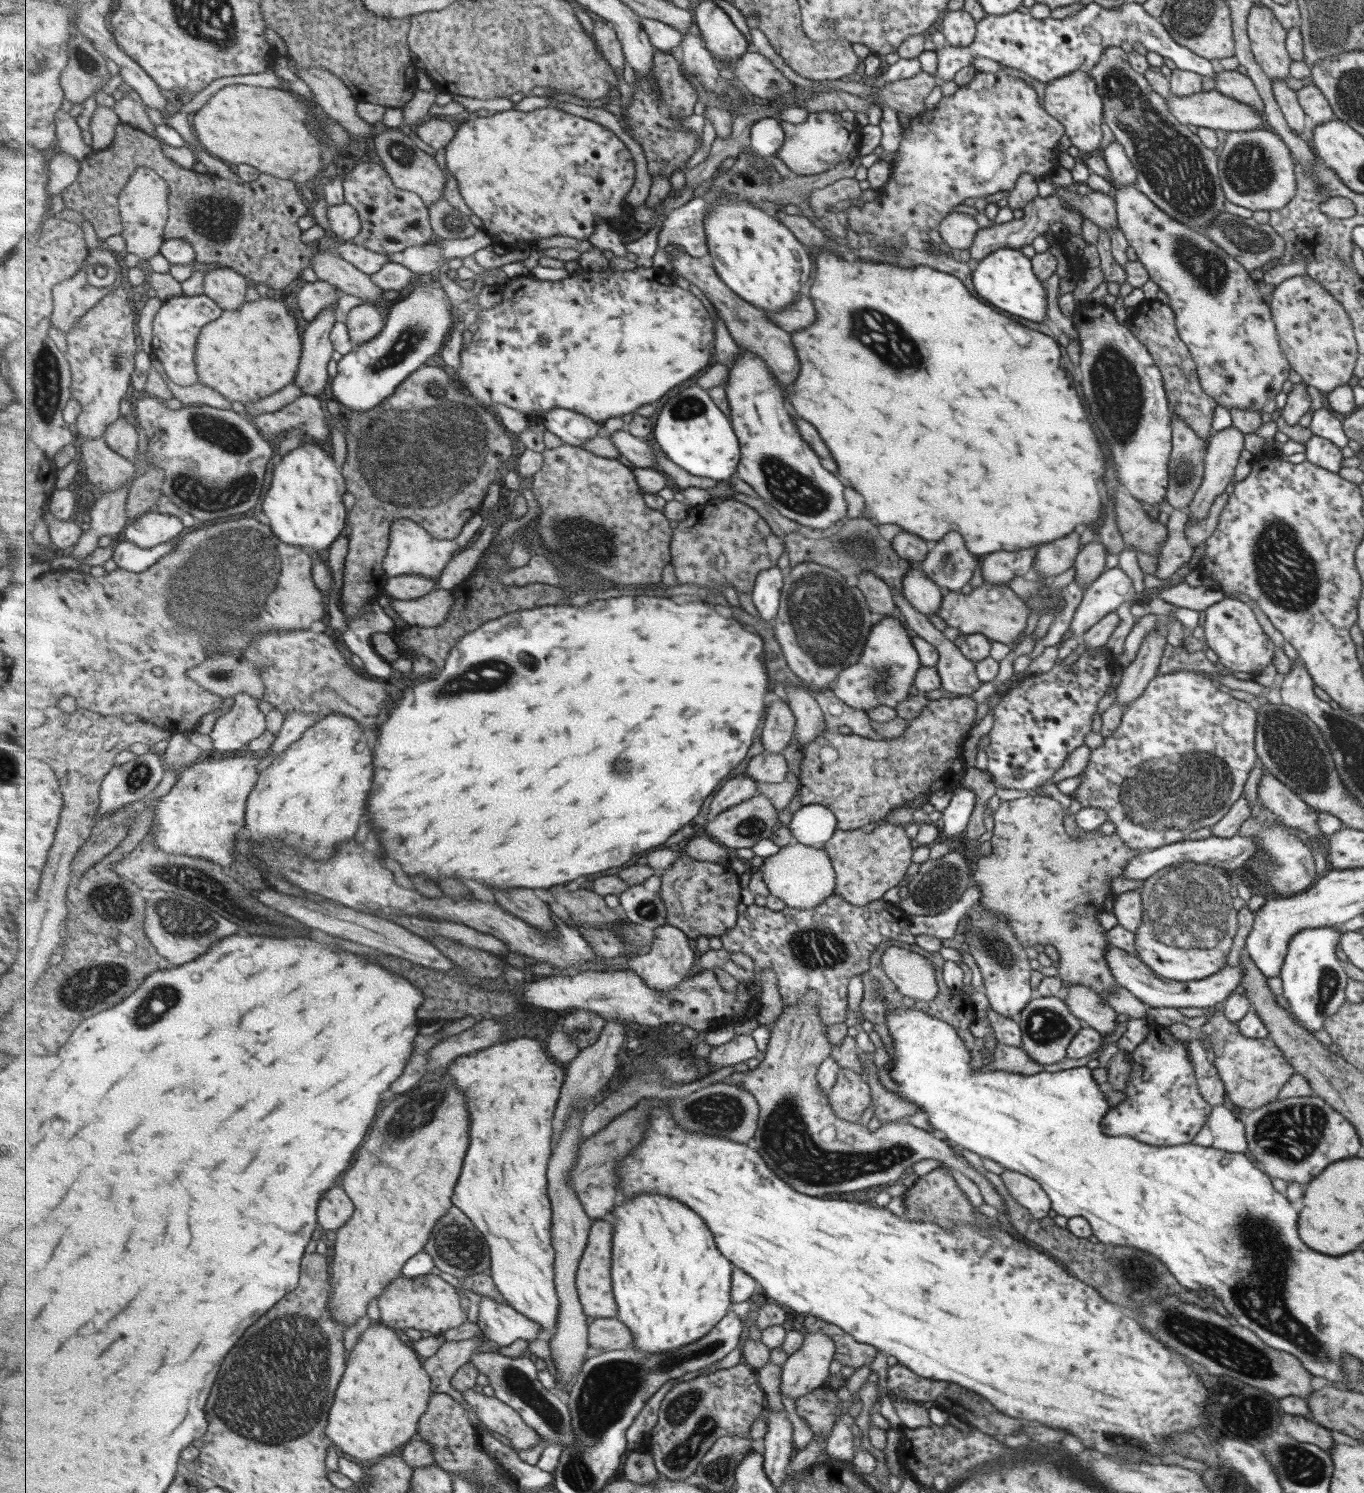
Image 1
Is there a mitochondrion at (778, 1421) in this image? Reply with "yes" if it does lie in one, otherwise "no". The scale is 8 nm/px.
no

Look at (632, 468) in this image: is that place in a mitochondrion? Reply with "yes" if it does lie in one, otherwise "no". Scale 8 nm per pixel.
no

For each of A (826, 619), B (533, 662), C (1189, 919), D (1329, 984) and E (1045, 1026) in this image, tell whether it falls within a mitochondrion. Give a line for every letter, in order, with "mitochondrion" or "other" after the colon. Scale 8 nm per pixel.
A: mitochondrion
B: mitochondrion
C: mitochondrion
D: mitochondrion
E: mitochondrion

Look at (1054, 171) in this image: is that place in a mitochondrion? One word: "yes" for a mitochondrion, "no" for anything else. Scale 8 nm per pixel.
no

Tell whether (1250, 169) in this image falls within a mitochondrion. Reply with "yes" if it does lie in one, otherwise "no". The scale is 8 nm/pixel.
yes

